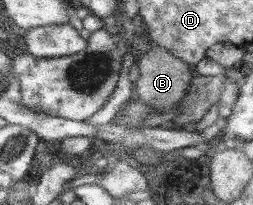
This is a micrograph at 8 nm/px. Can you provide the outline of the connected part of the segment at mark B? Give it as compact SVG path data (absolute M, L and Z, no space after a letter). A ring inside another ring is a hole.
M153 45L149 51L136 55L136 57L140 75L133 83L134 98L147 103L149 107L153 107L157 111L165 112L185 97L185 93L187 93L187 89L191 85L191 79L194 76L193 71L189 70L189 64L175 57L163 46L157 45Z

